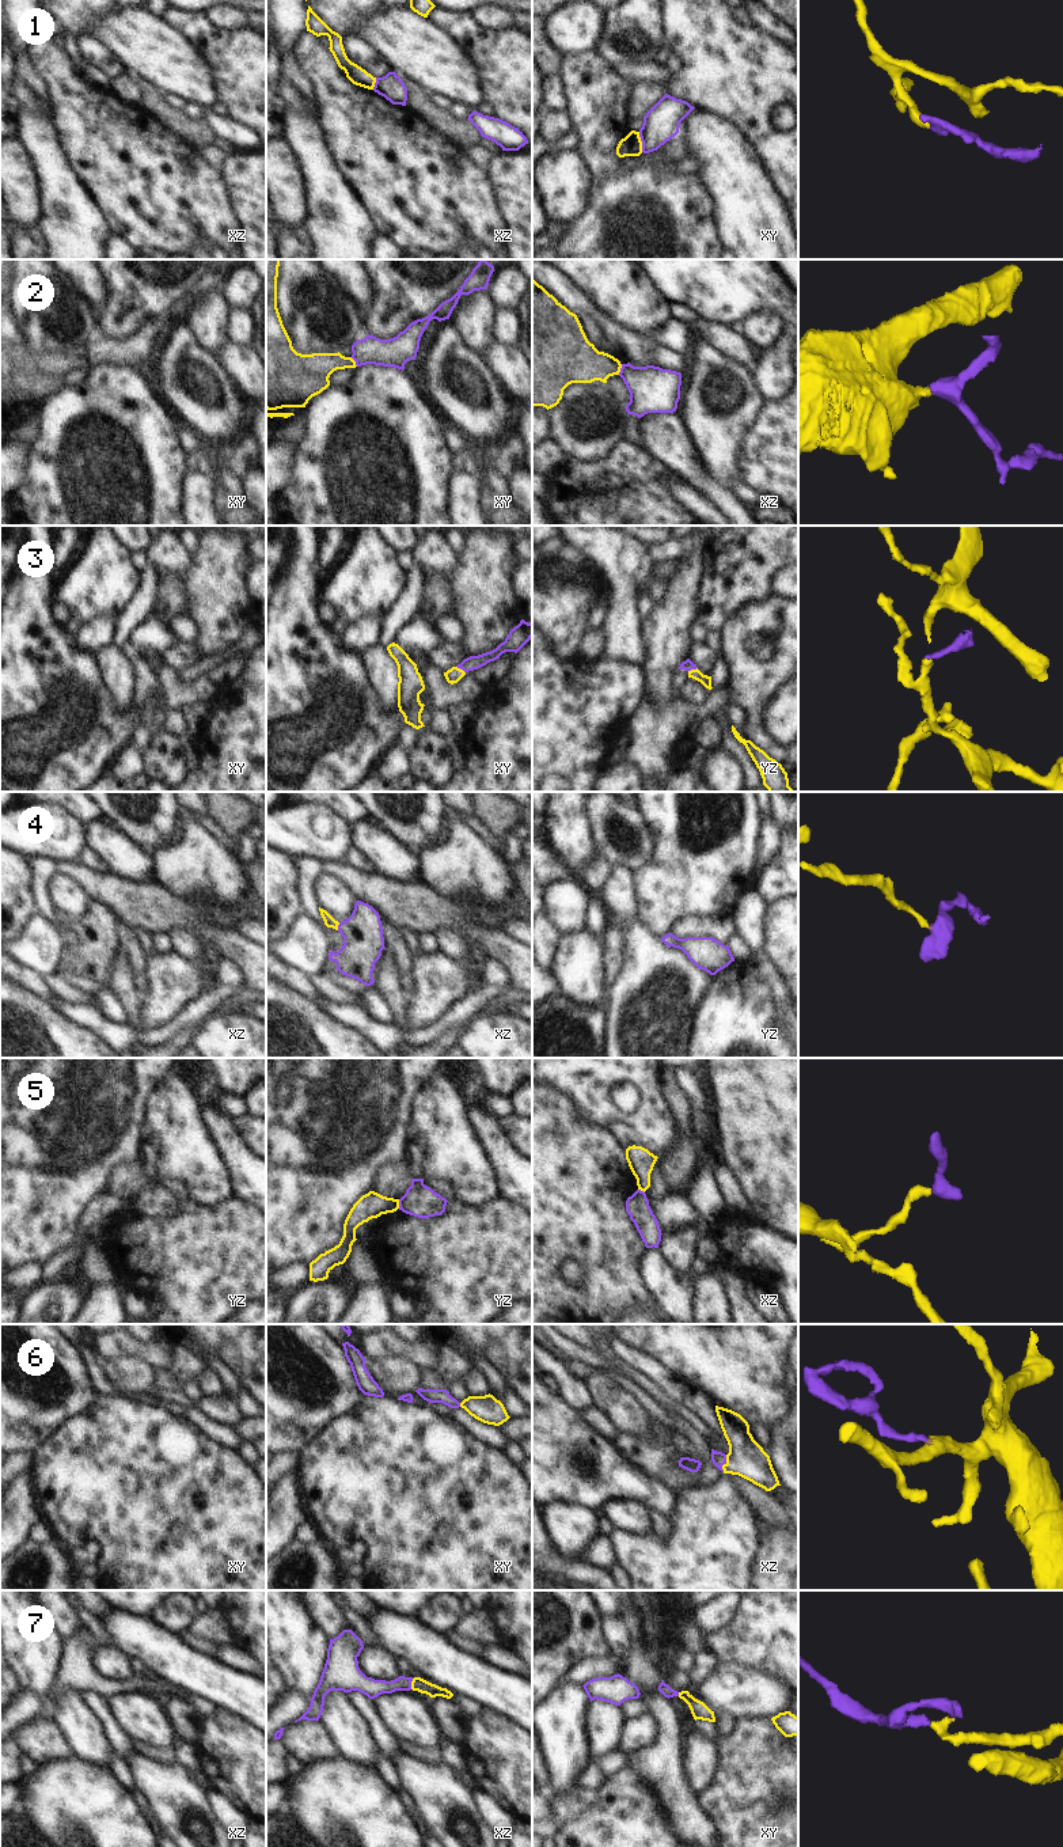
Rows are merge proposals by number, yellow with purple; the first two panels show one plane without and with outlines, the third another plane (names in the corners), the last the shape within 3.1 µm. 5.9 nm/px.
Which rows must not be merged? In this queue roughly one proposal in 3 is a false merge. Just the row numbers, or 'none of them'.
1, 2, 5

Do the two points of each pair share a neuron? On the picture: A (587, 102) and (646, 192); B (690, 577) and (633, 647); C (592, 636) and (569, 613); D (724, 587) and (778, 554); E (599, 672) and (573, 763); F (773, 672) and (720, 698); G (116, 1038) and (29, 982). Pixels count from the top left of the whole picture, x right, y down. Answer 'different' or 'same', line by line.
A: same
B: different
C: different
D: same
E: same
F: different
G: different

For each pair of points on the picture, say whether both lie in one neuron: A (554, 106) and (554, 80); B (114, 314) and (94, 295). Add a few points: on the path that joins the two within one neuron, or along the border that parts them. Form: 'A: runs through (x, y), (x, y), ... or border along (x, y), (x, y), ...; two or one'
A: runs through (554, 99), (554, 87); one
B: border along (101, 273), (105, 281), (106, 300), (95, 313); two

